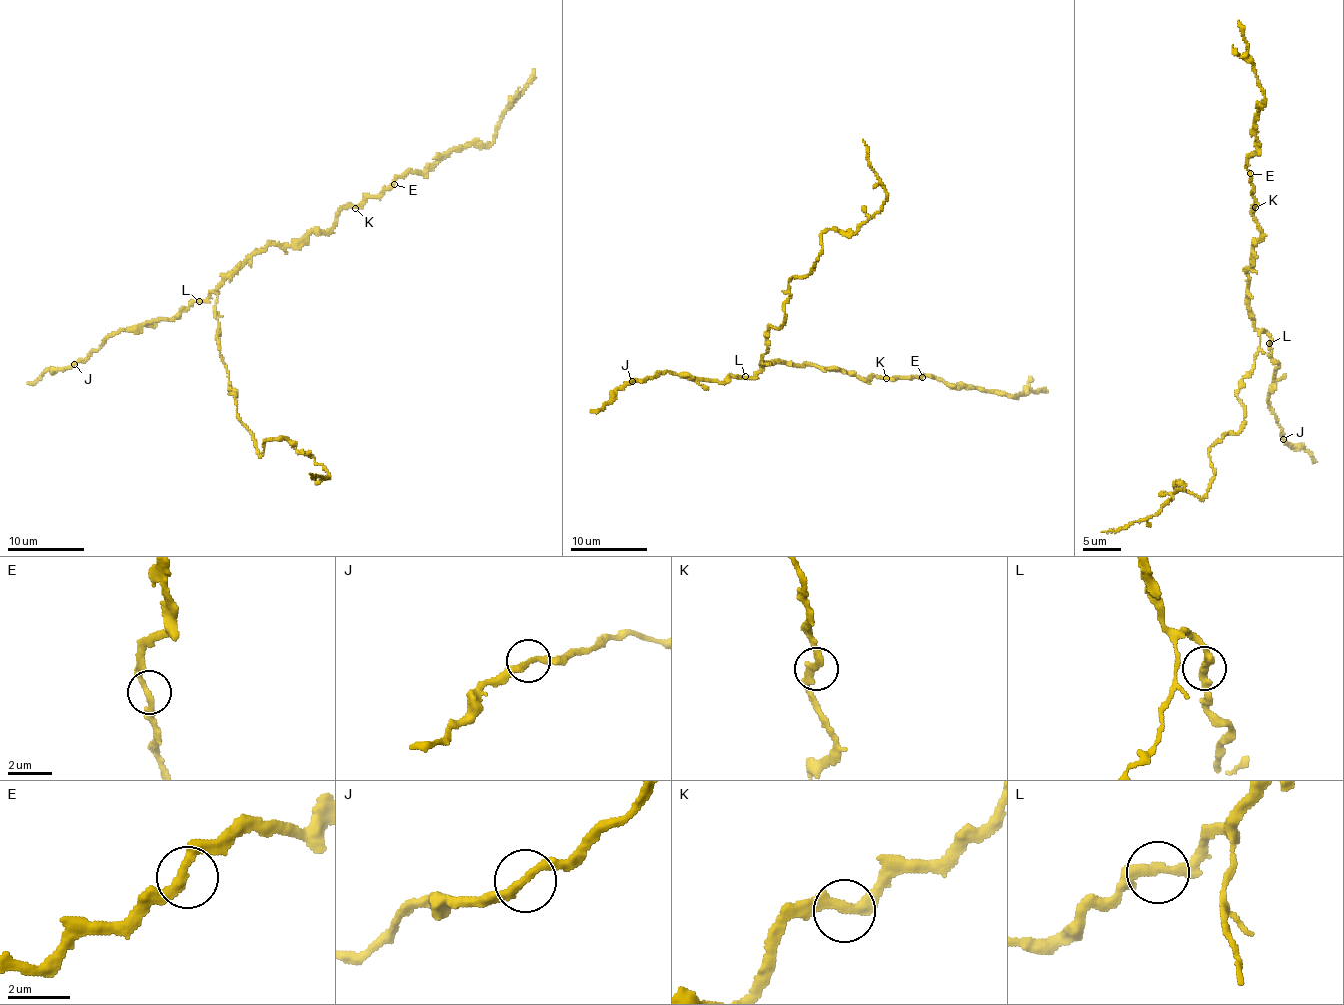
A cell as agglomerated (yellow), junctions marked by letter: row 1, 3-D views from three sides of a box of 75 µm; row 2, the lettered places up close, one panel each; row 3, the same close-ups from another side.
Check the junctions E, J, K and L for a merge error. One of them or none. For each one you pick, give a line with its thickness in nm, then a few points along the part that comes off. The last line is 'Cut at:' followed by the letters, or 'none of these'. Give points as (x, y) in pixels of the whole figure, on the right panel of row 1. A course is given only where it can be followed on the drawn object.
Cut at: none of these

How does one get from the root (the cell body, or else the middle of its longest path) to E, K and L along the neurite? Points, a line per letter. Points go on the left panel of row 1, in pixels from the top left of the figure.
E: (220, 286), (269, 245), (299, 245), (312, 233), (327, 231), (343, 208), (378, 198), (394, 184)
K: (220, 286), (269, 245), (299, 245), (312, 233), (327, 231), (343, 208), (355, 208)
L: (220, 286), (206, 300), (199, 301)

